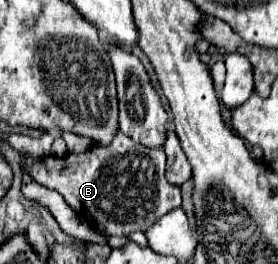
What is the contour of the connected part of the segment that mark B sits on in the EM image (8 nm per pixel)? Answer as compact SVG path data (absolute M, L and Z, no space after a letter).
M116 133L114 139L110 141L110 145L94 145L90 149L86 149L84 153L68 153L64 157L44 157L44 159L34 159L30 153L22 153L22 161L20 161L20 169L22 173L28 173L34 181L38 181L40 185L58 191L64 201L84 219L88 221L98 221L100 225L106 225L106 229L110 229L110 233L122 237L124 233L132 233L132 231L146 231L150 225L154 225L154 221L158 221L158 217L162 217L164 213L168 213L170 209L180 207L182 199L180 199L180 187L174 187L166 181L164 177L164 165L166 161L156 159L156 151L164 151L164 149L146 149L144 145L138 145L134 141L130 141L130 137L126 137L124 133Z

